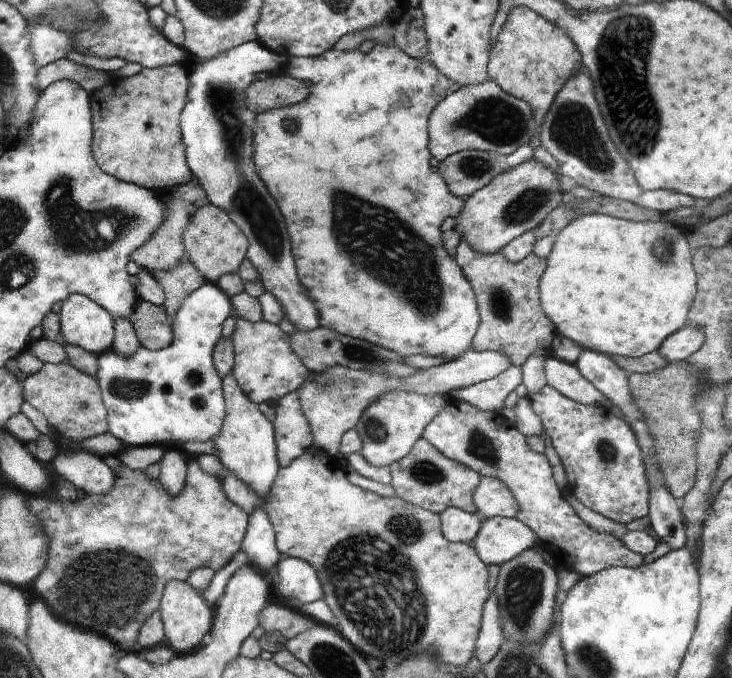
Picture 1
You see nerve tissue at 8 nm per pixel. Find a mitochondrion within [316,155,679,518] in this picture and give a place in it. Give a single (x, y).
(376, 239)

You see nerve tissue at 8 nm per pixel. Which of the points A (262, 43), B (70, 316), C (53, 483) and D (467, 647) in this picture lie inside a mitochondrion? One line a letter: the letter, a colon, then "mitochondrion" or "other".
A: other
B: other
C: other
D: other

